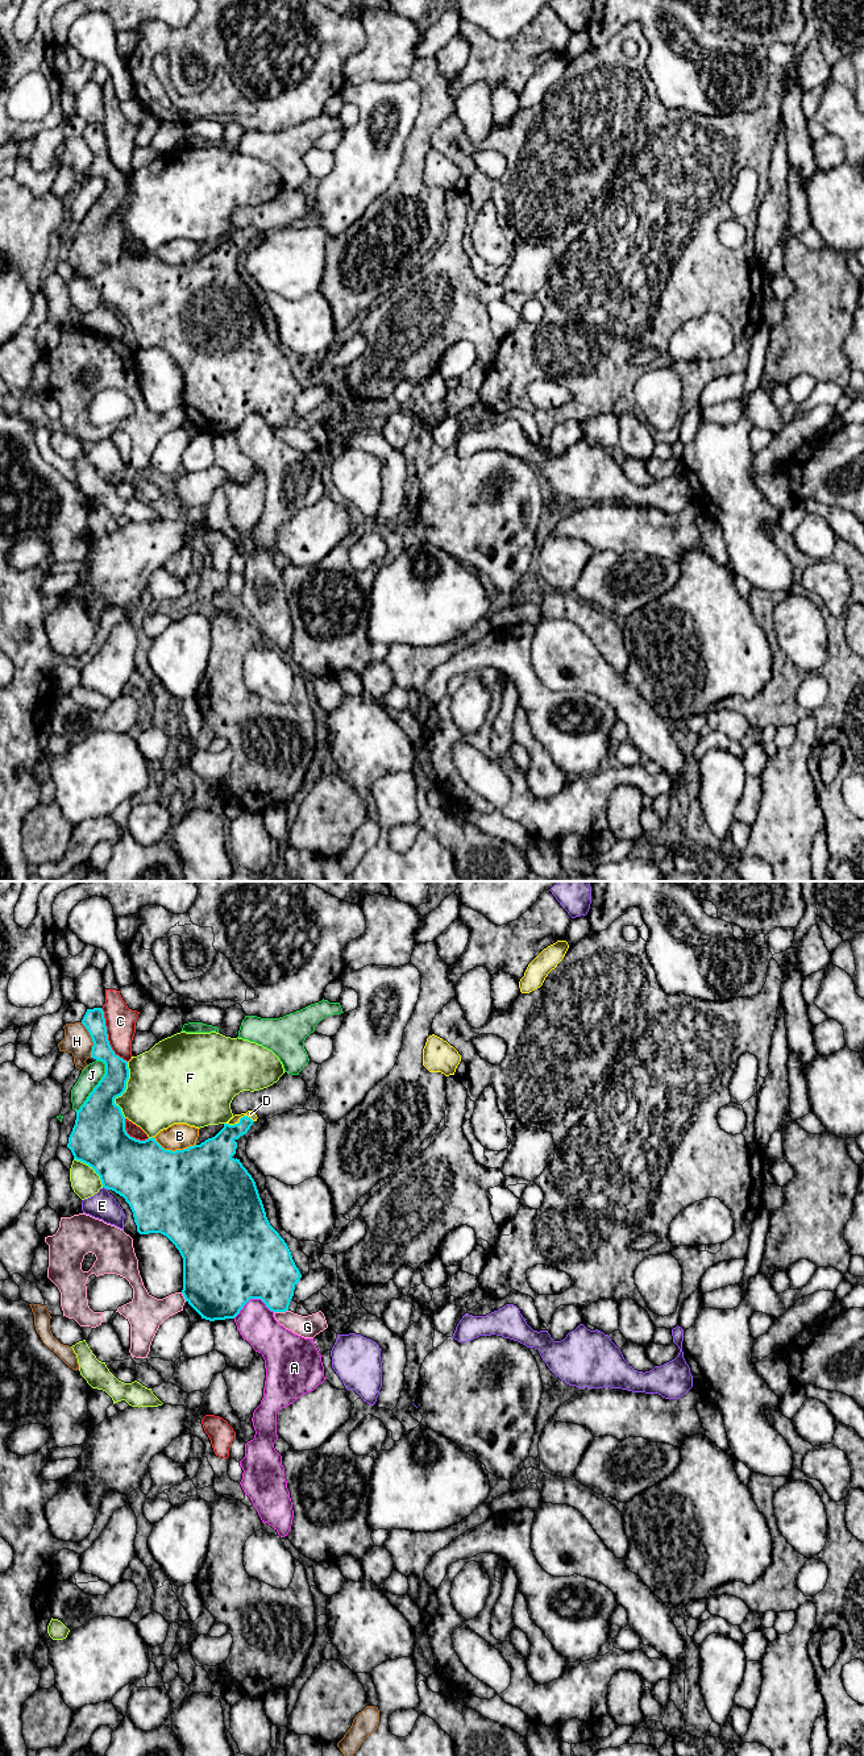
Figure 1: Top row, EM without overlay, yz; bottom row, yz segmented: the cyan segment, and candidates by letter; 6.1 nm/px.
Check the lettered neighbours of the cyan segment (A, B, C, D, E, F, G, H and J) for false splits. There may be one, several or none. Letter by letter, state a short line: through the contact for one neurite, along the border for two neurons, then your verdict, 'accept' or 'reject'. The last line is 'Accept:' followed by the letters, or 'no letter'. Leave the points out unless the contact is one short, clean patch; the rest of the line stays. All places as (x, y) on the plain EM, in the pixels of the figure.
A: reject
B: reject
C: reject
D: line yz (216, 268), (240, 235), (250, 228); accept
E: reject
F: reject
G: reject
H: reject
J: reject
Accept: D

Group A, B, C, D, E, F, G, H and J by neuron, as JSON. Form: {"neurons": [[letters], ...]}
{"neurons": [["A"], ["B"], ["C"], ["D"], ["E"], ["F"], ["G"], ["H"], ["J"]]}

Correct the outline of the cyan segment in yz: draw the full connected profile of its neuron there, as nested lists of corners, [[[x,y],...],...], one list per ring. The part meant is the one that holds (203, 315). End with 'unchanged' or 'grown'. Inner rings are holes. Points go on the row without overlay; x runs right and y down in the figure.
[[[101,123],[87,124],[82,138],[94,157],[91,173],[105,179],[105,188],[76,225],[75,240],[67,258],[74,274],[92,282],[104,303],[125,314],[140,349],[161,348],[175,360],[183,373],[182,408],[202,433],[209,436],[234,433],[250,414],[261,414],[273,427],[288,425],[295,399],[302,389],[287,358],[270,340],[254,294],[240,274],[233,273],[237,263],[236,256],[246,249],[258,233],[256,227],[234,229],[215,252],[183,265],[165,265],[154,252],[145,256],[130,252],[125,245],[121,223],[115,219],[115,213],[126,204],[128,177],[116,170],[109,159]]]; grown

